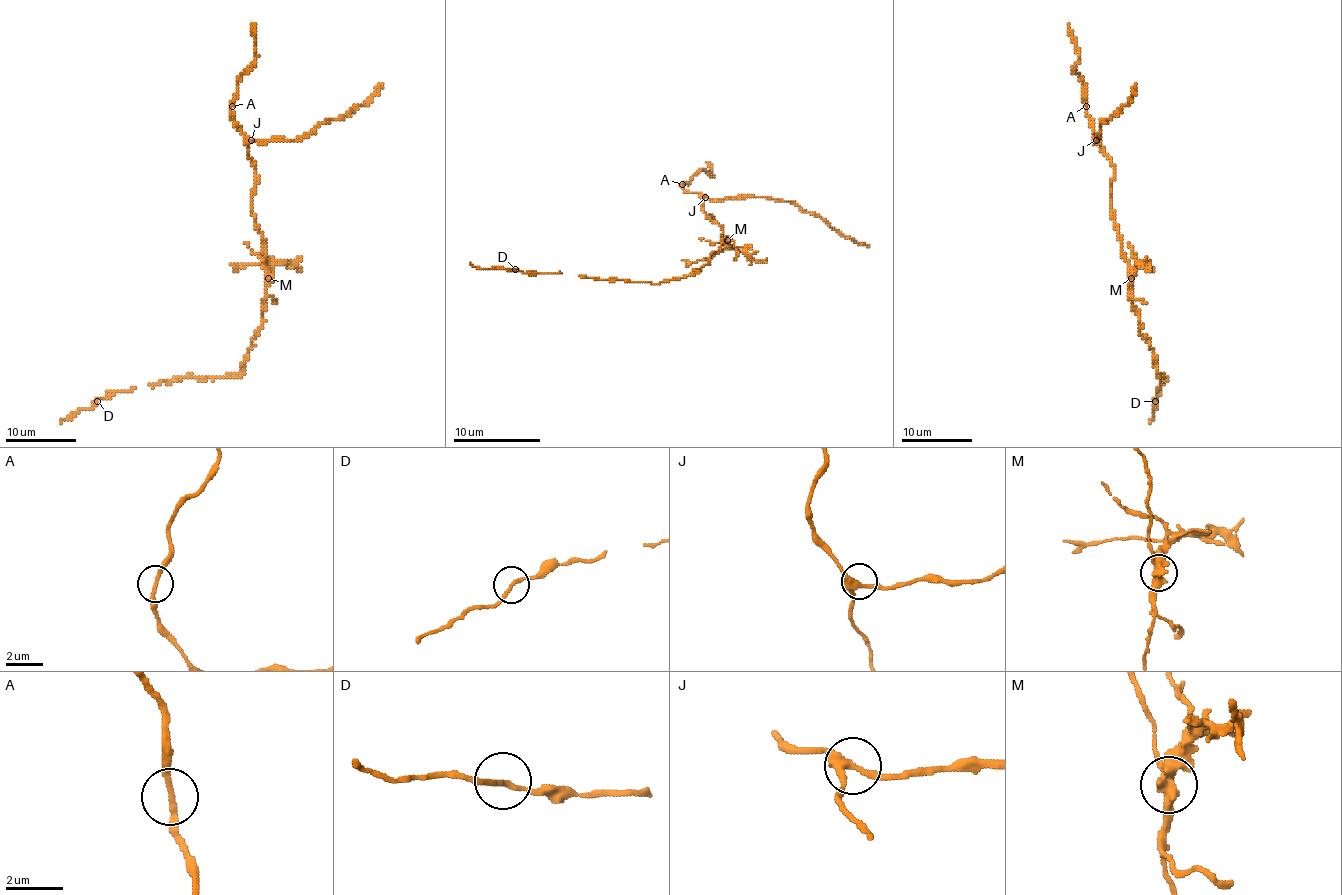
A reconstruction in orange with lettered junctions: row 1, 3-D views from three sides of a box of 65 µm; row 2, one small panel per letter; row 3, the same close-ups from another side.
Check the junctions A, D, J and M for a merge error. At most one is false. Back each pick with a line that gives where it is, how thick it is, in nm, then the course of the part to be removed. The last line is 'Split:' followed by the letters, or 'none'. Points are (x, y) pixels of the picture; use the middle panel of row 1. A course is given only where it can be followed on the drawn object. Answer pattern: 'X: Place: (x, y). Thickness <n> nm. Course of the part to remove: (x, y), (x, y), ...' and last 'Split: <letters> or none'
M: Place: (727, 240). Thickness 380 nm. Course of the part to remove: (727, 240), (727, 247), (695, 262), (681, 260)
Split: M

